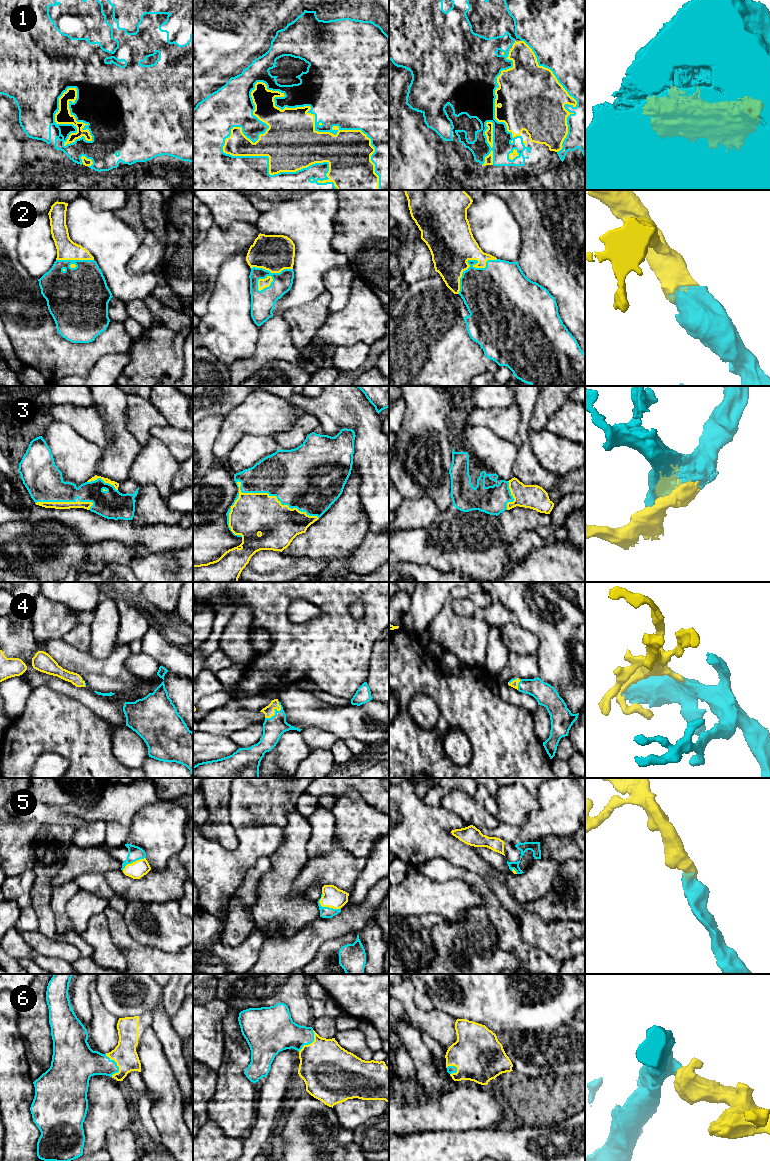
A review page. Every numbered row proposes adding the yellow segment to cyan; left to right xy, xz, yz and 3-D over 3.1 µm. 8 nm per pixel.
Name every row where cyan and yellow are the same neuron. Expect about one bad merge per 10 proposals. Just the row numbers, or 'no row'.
1, 2, 3, 4, 5, 6

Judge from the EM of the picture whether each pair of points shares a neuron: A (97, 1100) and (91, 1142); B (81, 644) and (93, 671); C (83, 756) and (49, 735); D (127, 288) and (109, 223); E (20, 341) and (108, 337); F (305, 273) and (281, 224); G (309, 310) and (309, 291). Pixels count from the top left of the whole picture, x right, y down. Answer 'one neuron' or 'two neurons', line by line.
A: one neuron
B: two neurons
C: one neuron
D: one neuron
E: one neuron
F: one neuron
G: two neurons

